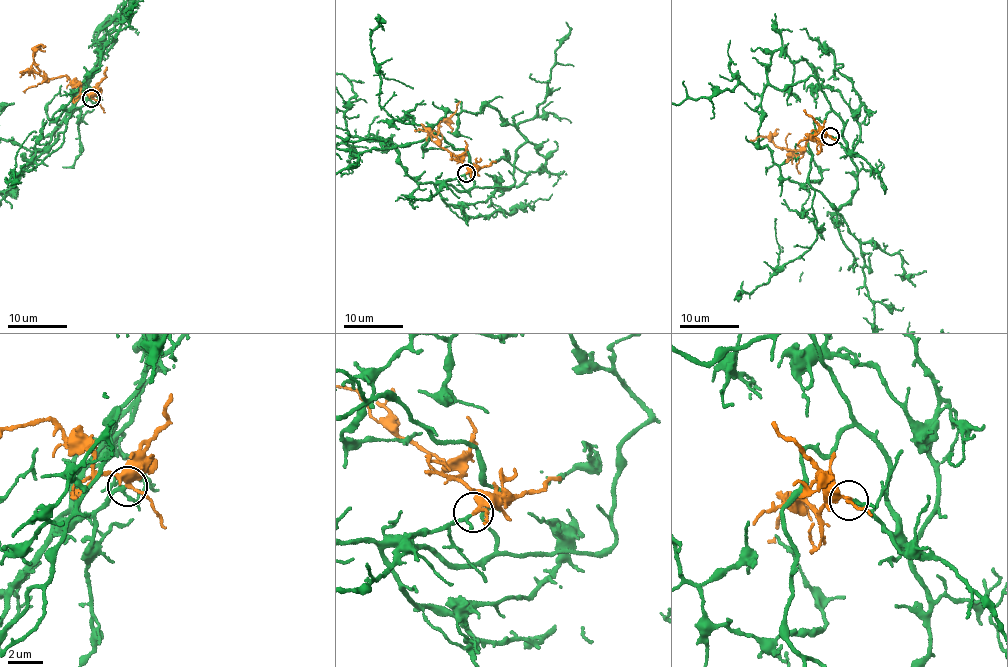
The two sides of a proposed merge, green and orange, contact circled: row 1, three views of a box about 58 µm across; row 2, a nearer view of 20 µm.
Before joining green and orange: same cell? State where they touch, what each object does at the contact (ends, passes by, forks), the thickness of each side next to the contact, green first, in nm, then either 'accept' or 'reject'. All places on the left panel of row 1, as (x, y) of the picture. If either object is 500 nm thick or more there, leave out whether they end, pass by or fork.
(91, 98) | green passes by | orange passes by | 160/280 nm | accept

